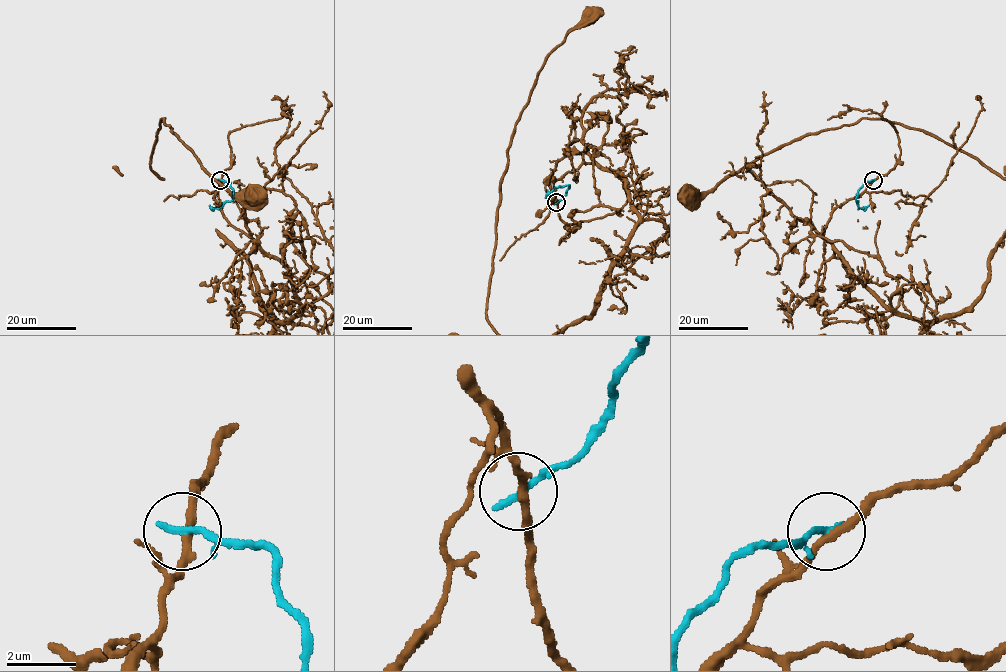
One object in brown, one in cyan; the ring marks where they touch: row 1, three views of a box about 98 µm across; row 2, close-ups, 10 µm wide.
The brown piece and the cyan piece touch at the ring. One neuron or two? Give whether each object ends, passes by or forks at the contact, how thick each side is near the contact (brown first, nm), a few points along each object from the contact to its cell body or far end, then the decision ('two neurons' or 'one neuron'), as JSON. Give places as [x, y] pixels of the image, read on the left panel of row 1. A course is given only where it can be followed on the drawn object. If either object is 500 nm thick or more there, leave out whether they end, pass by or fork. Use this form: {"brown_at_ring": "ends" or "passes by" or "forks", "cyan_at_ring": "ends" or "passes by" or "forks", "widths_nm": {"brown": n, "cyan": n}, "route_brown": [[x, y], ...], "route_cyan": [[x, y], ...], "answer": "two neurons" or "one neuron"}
{"brown_at_ring": "passes by", "cyan_at_ring": "ends", "widths_nm": {"brown": 240, "cyan": 240}, "route_brown": [[220, 180], [224, 217], [291, 274], [290, 320], [150, 168], [162, 119], [254, 195]], "route_cyan": [[220, 180], [230, 183], [232, 199], [218, 208], [210, 204]], "answer": "two neurons"}

